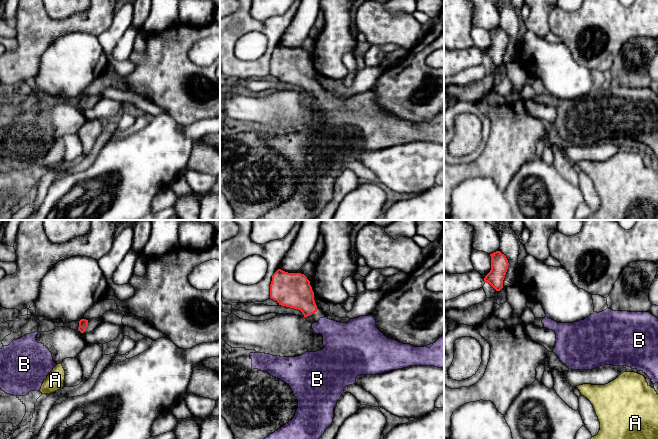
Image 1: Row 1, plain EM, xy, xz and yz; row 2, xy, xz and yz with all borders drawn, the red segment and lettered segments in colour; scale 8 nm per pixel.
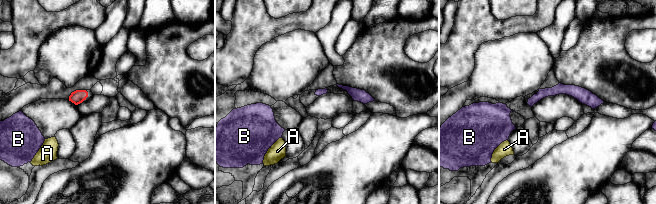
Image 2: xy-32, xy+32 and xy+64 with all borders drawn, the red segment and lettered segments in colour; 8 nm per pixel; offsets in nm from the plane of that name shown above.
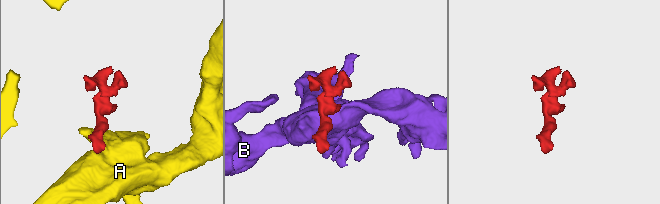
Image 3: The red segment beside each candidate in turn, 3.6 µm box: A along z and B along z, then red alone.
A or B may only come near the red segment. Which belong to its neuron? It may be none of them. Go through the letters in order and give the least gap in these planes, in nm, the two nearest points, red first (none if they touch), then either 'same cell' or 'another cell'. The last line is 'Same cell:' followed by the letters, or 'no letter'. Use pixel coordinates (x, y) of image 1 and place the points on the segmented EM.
A: 300 nm | xy (81, 332), (61, 364) | another cell
B: 60 nm | xz (316, 311), (320, 318) | same cell
Same cell: B

